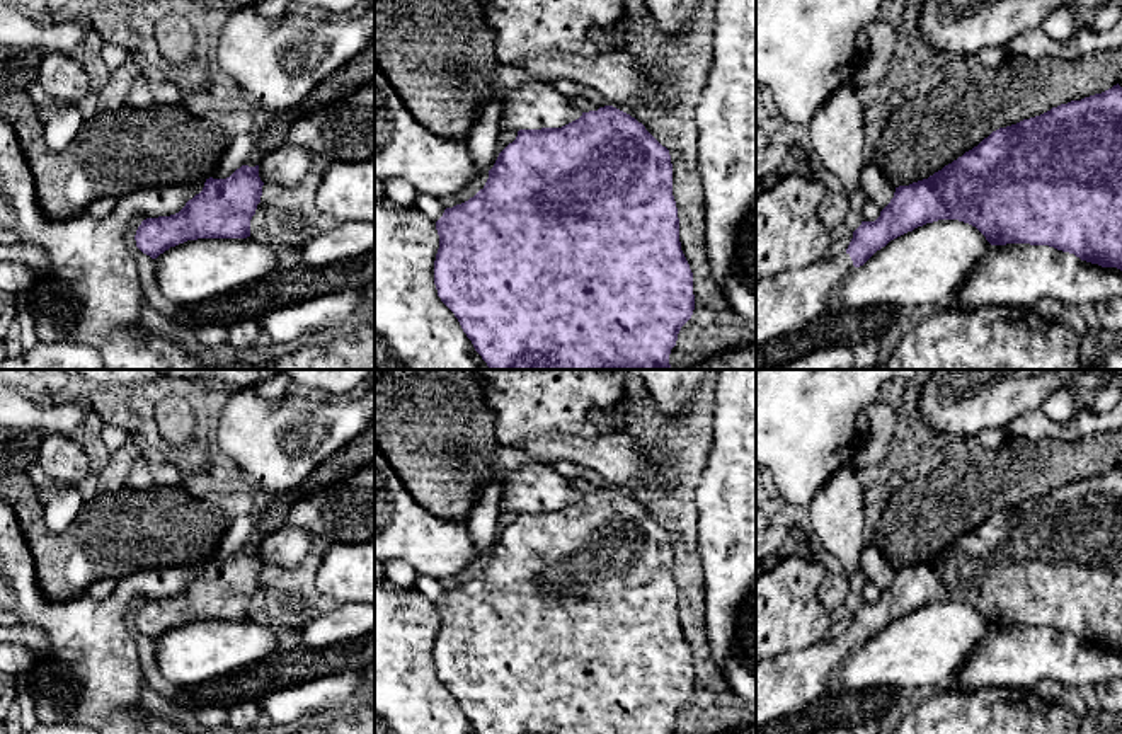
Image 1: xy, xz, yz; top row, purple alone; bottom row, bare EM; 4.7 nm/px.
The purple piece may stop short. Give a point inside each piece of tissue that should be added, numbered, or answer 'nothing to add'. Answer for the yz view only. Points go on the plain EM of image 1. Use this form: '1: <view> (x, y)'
1: yz (792, 682)

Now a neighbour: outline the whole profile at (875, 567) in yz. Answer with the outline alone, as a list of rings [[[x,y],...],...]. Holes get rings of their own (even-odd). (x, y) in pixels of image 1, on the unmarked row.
[[[872,542],[863,545],[860,564],[865,574],[865,581],[873,582],[880,591],[884,591],[894,579],[896,569]]]

